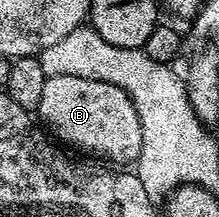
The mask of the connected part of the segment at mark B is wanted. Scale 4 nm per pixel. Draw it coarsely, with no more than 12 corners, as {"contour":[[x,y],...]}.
{"contour":[[49,76],[38,116],[61,145],[116,166],[140,157],[126,90]]}

